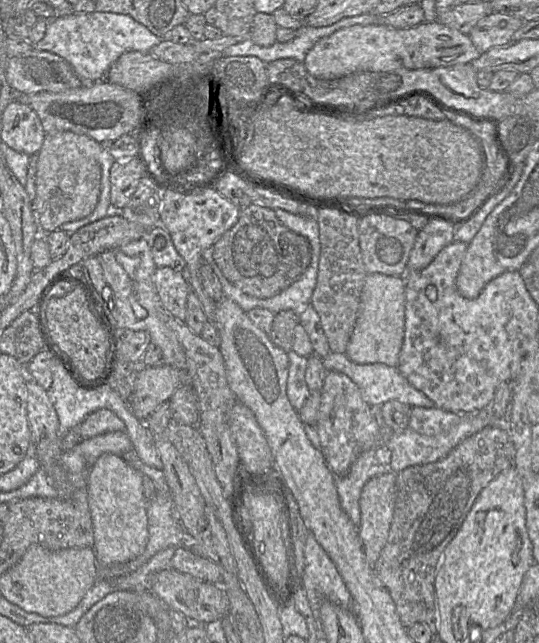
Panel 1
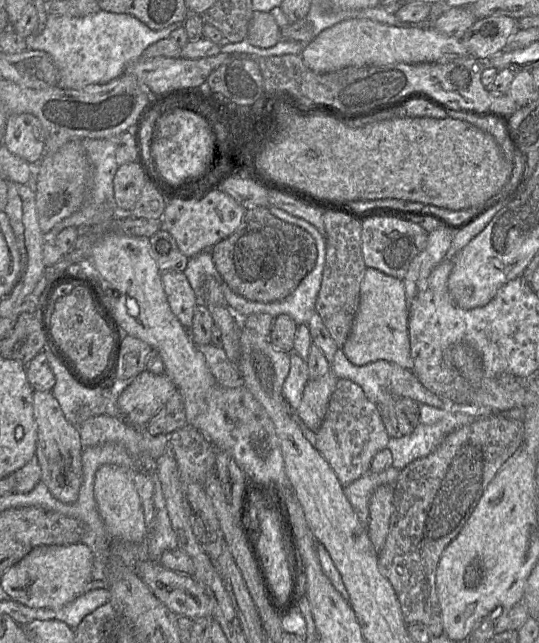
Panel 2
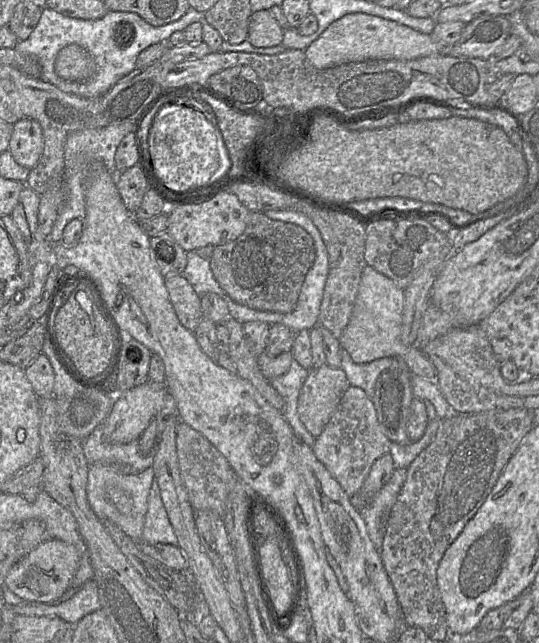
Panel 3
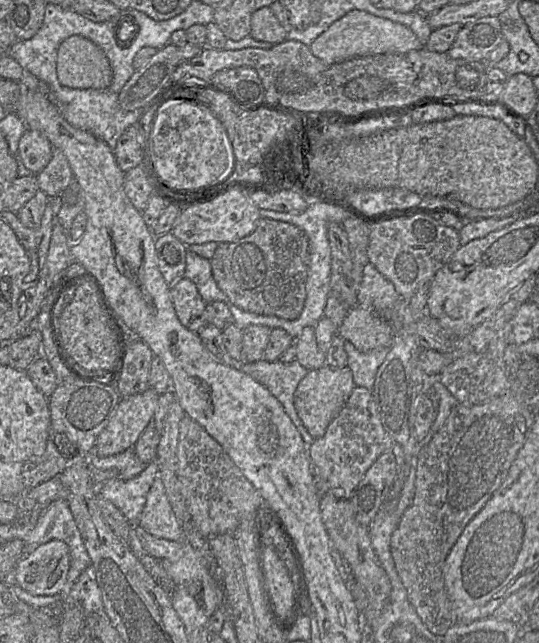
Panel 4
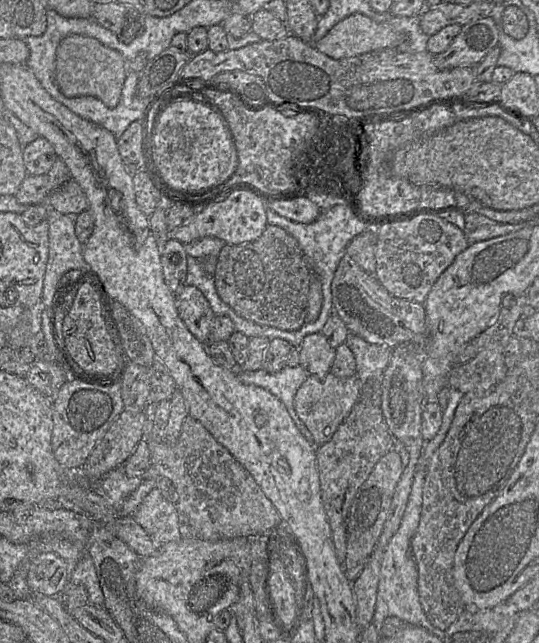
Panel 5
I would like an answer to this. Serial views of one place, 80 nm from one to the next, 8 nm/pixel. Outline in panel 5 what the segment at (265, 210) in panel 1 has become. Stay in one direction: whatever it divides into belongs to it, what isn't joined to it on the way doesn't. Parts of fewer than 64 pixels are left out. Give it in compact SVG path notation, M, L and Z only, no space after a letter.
M268 224L262 235L254 241L225 244L217 258L214 282L220 298L239 316L256 324L296 331L306 323L310 268L298 241L279 226Z

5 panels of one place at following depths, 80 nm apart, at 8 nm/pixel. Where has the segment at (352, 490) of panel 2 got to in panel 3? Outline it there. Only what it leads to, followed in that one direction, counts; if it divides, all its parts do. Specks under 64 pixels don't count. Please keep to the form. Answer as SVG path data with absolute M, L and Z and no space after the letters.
M407 468L395 469L390 480L376 494L364 511L358 511L375 548L380 551L390 511L395 504L407 475Z

